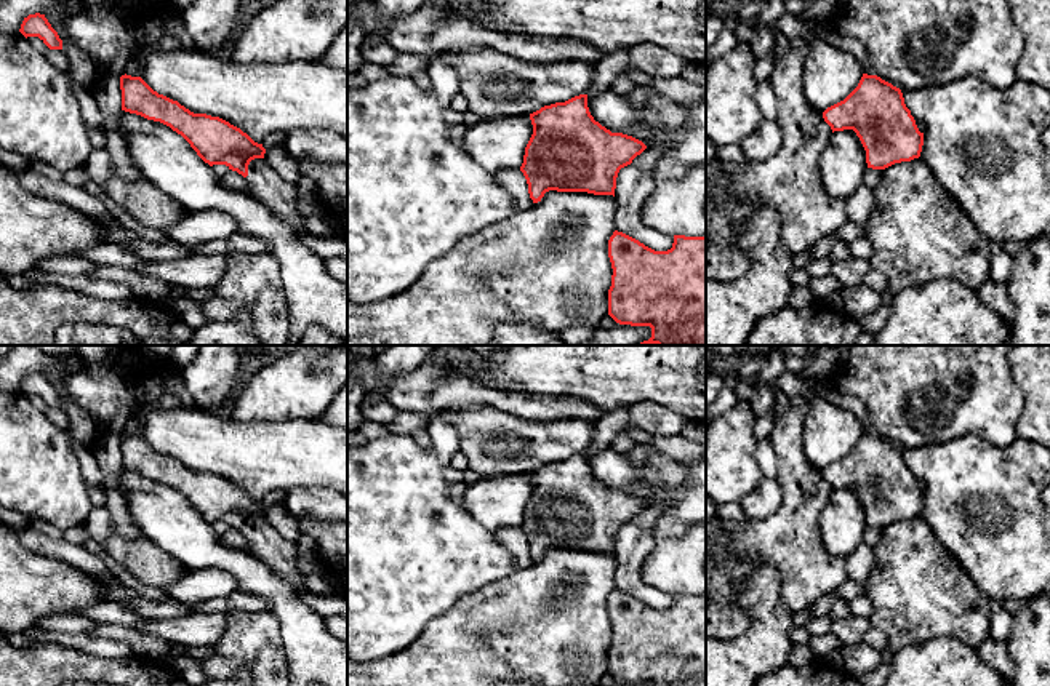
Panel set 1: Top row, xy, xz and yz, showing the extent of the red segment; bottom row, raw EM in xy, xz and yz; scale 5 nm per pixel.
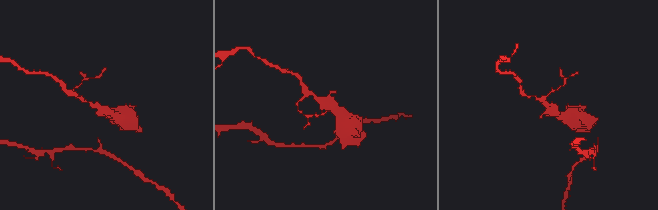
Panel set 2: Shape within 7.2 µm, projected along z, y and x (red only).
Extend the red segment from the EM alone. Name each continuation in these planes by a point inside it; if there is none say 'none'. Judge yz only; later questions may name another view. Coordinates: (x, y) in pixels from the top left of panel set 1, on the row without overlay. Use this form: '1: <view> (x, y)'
none

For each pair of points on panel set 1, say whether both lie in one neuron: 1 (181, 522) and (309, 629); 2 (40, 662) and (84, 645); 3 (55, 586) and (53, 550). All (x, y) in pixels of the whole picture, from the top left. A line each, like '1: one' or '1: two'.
1: one
2: two
3: two

